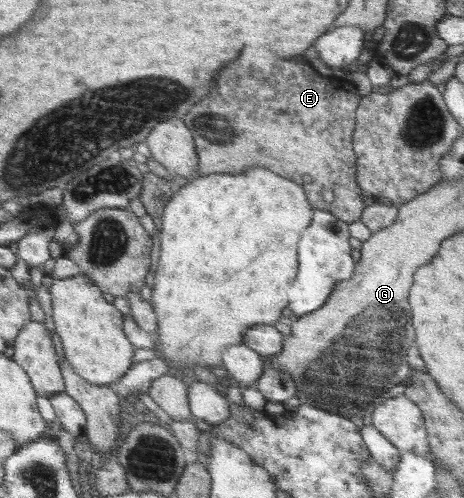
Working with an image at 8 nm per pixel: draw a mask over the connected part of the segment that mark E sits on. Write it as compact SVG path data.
M245 47L245 55L241 55L241 59L237 59L237 63L229 63L229 67L225 67L225 71L221 71L217 79L219 79L221 87L213 93L213 97L205 99L205 103L197 103L197 106L193 107L193 111L189 115L185 115L184 124L187 125L192 131L192 136L195 137L195 147L200 158L200 171L197 171L197 177L219 173L243 173L243 171L253 169L253 167L265 167L269 171L277 171L277 175L285 175L285 179L297 179L297 183L301 183L301 187L305 187L311 207L331 212L333 216L344 219L345 223L352 224L360 221L363 211L368 207L366 201L364 201L363 193L365 191L360 187L359 180L356 178L356 162L359 160L356 156L354 142L356 110L360 106L360 100L362 99L360 95L343 89L340 85L342 79L321 77L313 70L311 63L304 56L289 59L279 57L277 59L273 53L269 53L267 49L261 49L261 47Z

